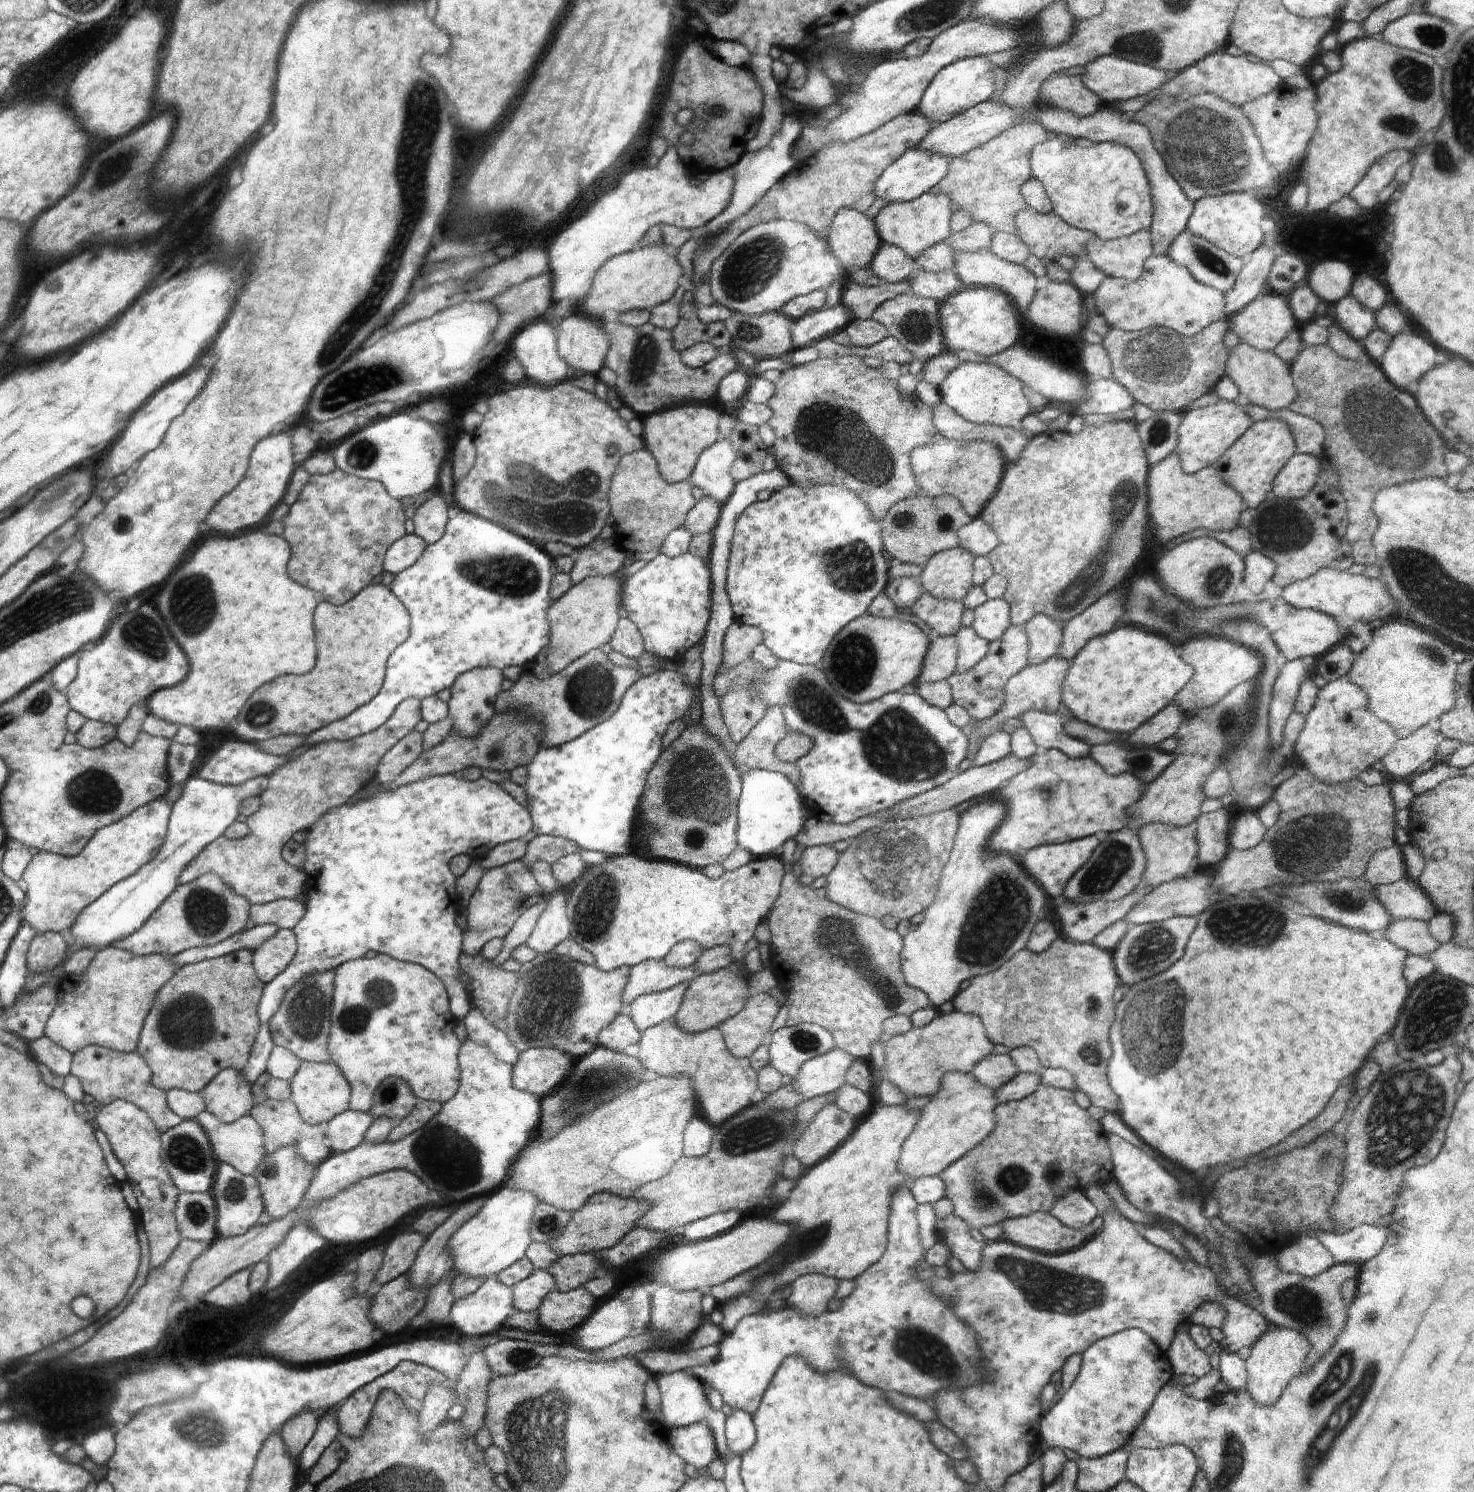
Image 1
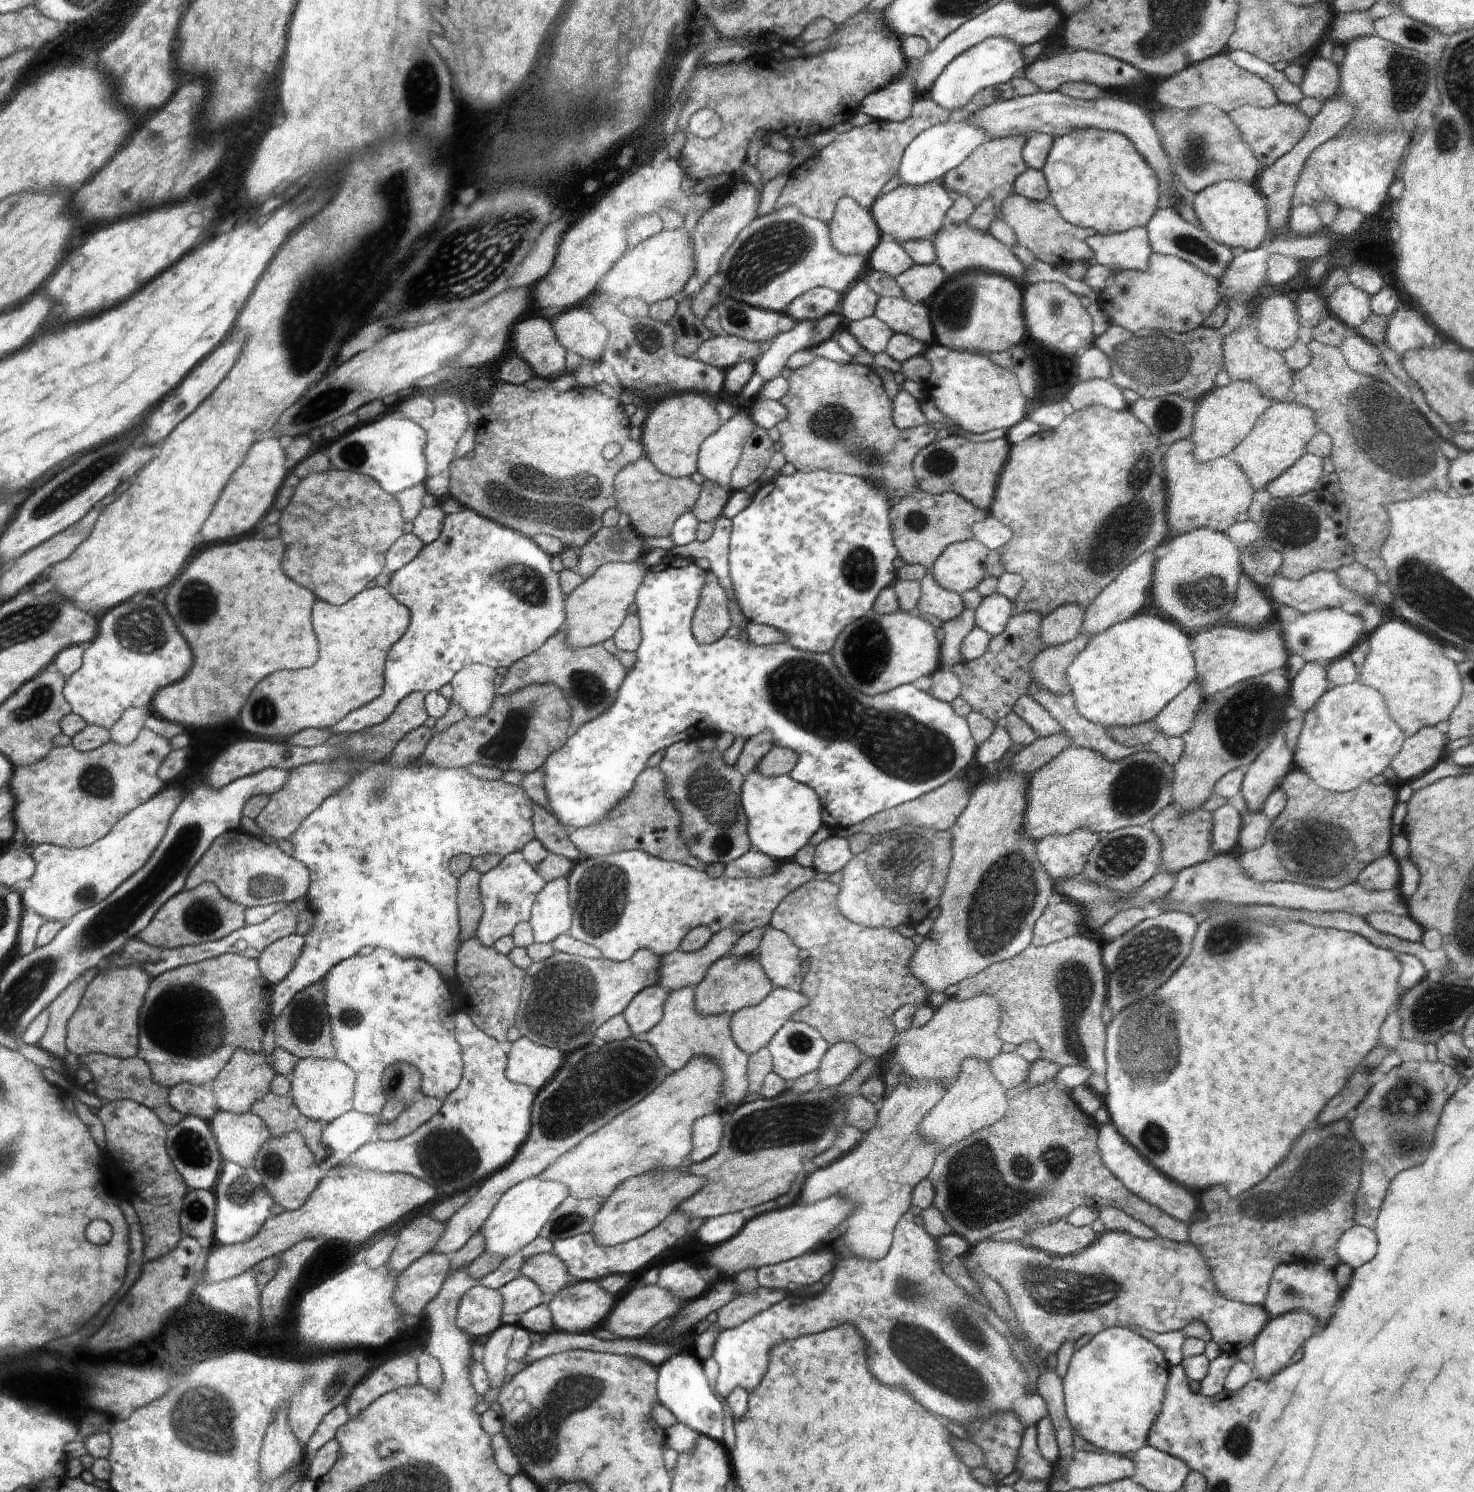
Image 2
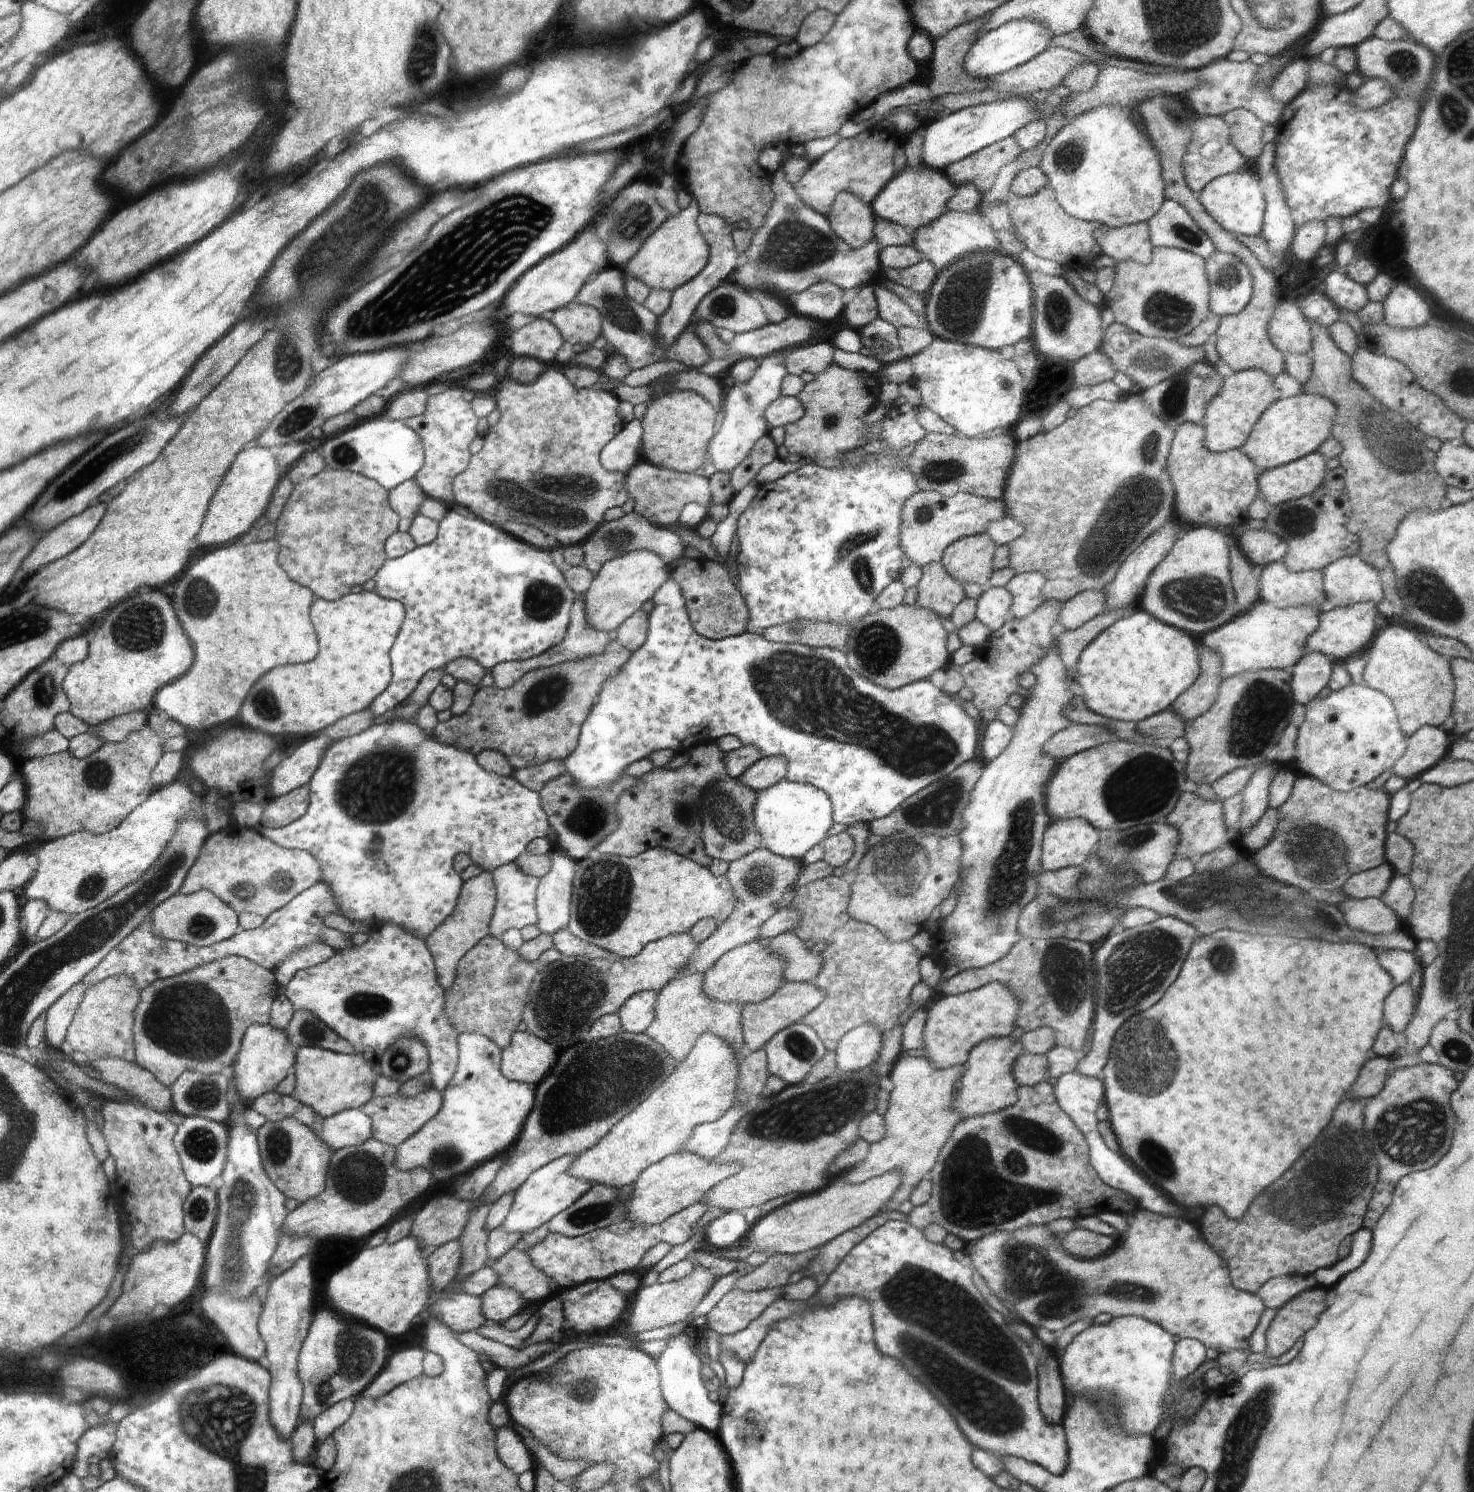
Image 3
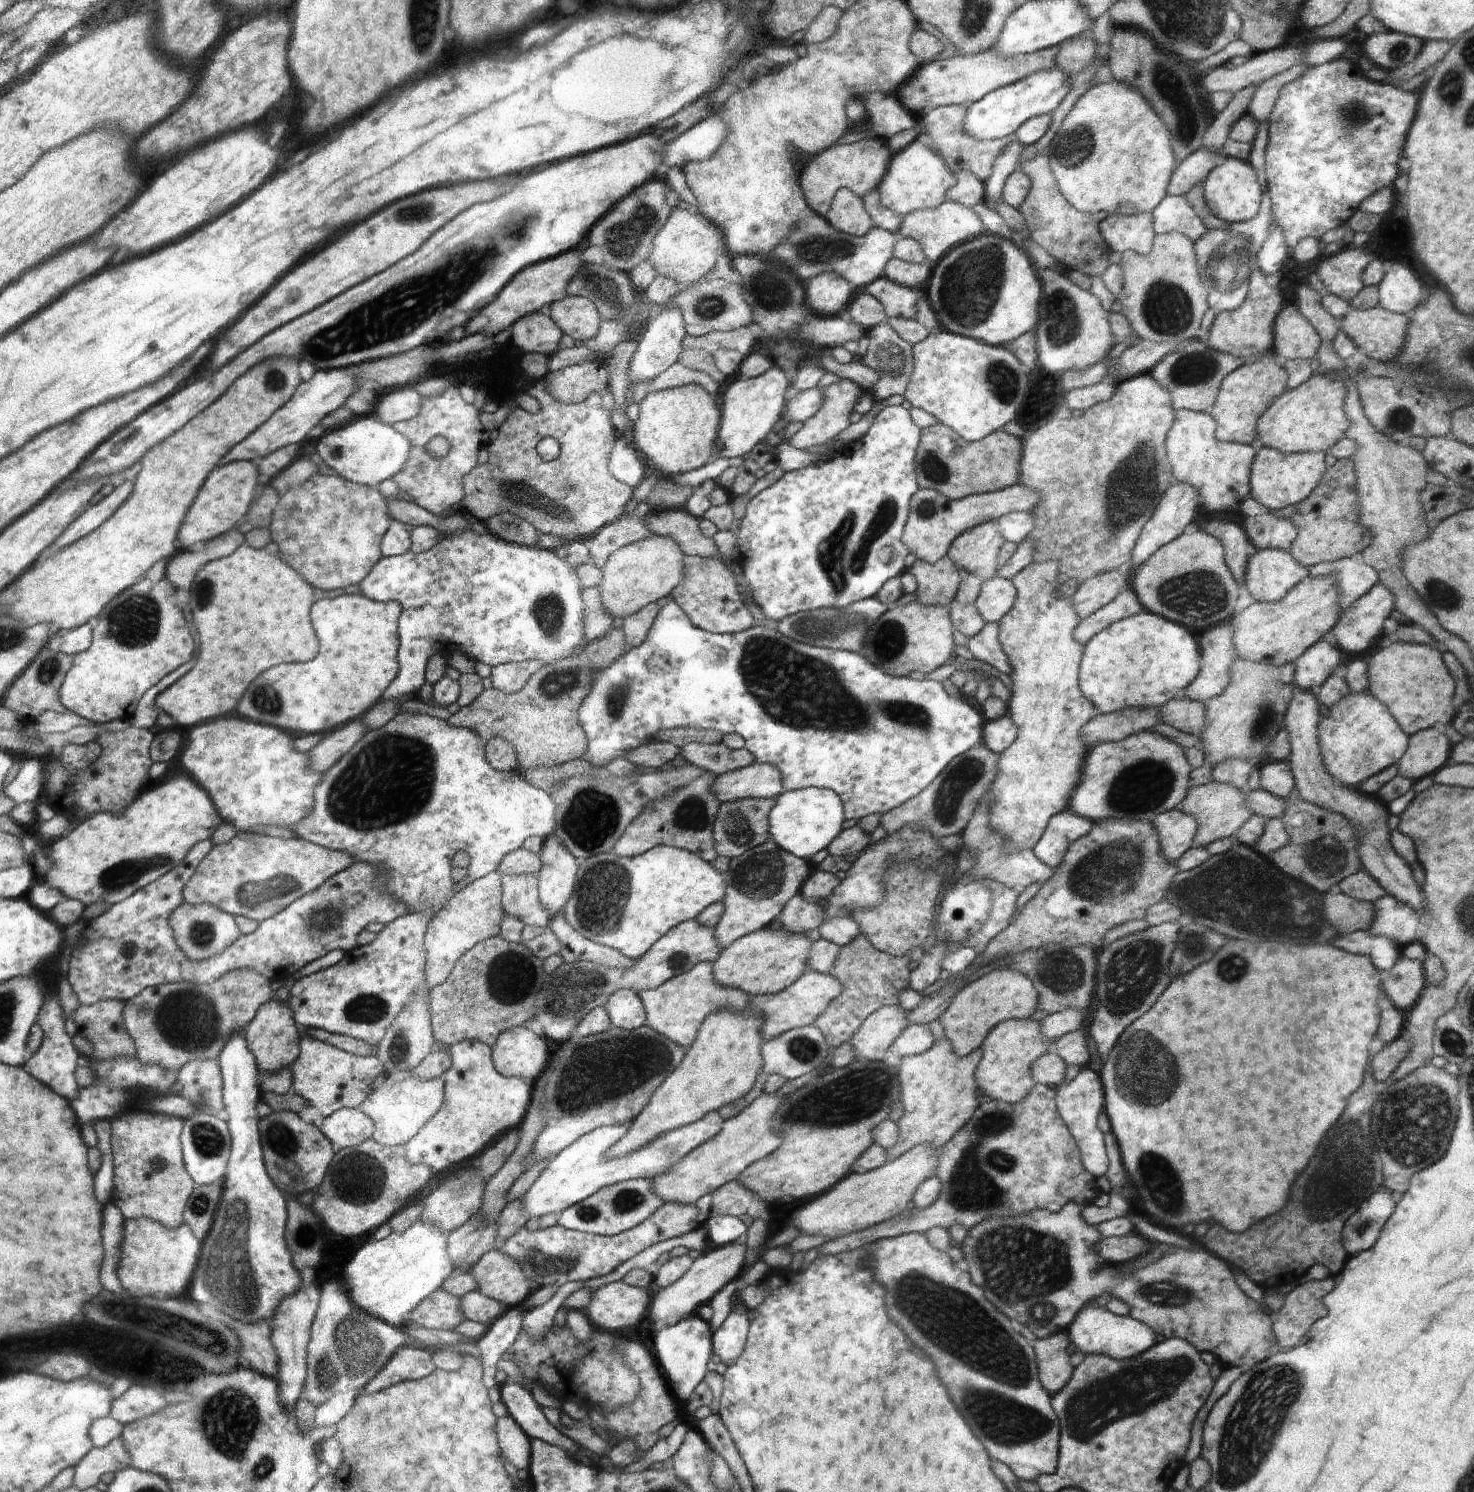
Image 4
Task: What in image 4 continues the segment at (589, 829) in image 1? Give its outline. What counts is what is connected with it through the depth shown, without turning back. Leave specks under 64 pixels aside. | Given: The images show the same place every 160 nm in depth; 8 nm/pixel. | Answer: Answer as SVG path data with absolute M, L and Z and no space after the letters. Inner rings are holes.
M671 598L670 602L660 608L649 630L646 640L640 646L628 648L627 651L614 663L595 672L594 683L579 711L579 723L587 735L587 751L580 759L587 760L589 765L603 767L610 759L623 757L634 747L638 747L654 735L666 730L679 730L680 727L695 729L712 729L725 734L738 734L745 740L744 748L755 756L756 763L776 765L782 774L784 790L797 791L808 787L830 789L843 797L846 815L849 819L860 820L867 814L884 814L899 807L902 803L919 795L924 788L930 786L948 766L952 759L958 758L966 751L970 751L974 744L982 740L982 716L980 712L956 700L938 681L923 679L915 680L908 675L898 676L884 672L860 653L852 651L830 650L818 646L792 640L783 633L775 630L774 626L764 623L761 626L752 626L739 633L718 634L711 633L697 626Z

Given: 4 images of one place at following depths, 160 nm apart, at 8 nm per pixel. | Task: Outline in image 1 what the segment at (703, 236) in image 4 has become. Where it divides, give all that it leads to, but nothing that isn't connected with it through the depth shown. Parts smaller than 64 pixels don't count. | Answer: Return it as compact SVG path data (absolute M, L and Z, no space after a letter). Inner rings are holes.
M664 245L636 248L608 259L596 272L596 280L592 280L592 292L588 291L586 300L582 302L582 316L596 316L614 310L620 315L628 311L651 310L660 303L672 301L678 290L678 278L684 274L683 265L676 258L675 251Z

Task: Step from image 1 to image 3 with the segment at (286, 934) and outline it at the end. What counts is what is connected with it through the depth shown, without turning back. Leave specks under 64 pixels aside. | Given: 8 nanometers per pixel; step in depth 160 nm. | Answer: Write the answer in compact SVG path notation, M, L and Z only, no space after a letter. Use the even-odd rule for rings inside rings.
M320 942L293 952L279 967L273 970L278 985L287 986L299 971L326 962L335 955L335 951L330 945Z

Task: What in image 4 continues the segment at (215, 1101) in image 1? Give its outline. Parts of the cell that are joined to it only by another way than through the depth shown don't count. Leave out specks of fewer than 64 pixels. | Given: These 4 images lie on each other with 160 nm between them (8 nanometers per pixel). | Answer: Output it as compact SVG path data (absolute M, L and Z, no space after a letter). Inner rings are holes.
M272 998L260 1008L244 1032L247 1044L254 1052L255 1059L259 1061L260 1072L264 1075L290 1068L302 1052L302 1035L303 1031L298 1027L294 1011L287 1003L278 1001L276 998Z

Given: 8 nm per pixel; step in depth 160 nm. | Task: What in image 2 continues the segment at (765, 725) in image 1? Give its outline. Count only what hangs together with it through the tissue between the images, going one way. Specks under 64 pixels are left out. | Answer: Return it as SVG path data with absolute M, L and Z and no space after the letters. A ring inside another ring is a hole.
M764 731L746 740L736 764L733 766L746 777L750 771L754 771L760 760L766 758L774 746L774 737L770 731Z

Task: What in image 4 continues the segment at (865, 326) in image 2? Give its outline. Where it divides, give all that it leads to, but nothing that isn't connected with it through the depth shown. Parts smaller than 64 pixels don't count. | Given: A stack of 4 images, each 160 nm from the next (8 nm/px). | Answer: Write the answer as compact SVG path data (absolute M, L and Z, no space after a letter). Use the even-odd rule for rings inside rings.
M886 323L875 325L867 330L866 335L870 342L866 354L859 359L880 376L879 382L870 389L872 399L875 402L883 401L893 394L904 394L913 369L913 346L900 338Z

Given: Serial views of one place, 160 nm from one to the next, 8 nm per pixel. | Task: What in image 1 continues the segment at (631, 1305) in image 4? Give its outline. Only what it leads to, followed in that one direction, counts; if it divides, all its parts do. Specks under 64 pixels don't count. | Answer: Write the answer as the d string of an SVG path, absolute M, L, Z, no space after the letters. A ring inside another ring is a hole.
M584 1286L568 1292L555 1288L544 1297L537 1310L541 1330L560 1334L576 1328L594 1312L594 1306L594 1295Z

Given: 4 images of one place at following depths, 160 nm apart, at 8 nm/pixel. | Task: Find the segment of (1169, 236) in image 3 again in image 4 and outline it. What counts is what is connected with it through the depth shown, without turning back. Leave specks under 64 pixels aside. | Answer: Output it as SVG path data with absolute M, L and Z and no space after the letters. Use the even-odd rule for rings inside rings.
M1167 194L1151 214L1154 217L1156 235L1167 232L1179 232L1194 242L1207 229L1184 195Z

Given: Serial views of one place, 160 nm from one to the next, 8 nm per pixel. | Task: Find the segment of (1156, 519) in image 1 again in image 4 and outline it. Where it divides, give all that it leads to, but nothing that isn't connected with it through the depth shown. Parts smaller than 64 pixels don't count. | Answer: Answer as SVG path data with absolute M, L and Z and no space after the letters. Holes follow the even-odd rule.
M1178 409L1166 438L1168 460L1174 477L1180 483L1190 483L1201 496L1200 511L1210 514L1238 510L1251 486L1251 464L1257 448L1237 442L1219 441L1215 437L1215 420L1209 412Z

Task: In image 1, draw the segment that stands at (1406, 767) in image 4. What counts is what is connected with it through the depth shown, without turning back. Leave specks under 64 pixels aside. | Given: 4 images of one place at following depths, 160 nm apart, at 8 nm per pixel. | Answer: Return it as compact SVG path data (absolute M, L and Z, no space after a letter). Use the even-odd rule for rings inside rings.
M1428 724L1410 736L1399 738L1394 748L1381 760L1386 767L1386 776L1412 779L1418 766L1437 756L1437 746L1442 739L1441 732L1434 731Z

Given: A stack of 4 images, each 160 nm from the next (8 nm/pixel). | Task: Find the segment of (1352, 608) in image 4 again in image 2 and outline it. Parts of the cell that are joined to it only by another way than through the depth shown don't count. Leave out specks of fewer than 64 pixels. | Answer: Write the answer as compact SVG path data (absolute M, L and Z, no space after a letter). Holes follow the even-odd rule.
M1325 608L1298 616L1294 622L1284 624L1285 641L1290 654L1299 654L1308 661L1325 665L1346 656L1356 645L1363 645L1366 632L1361 615L1348 614L1341 608Z

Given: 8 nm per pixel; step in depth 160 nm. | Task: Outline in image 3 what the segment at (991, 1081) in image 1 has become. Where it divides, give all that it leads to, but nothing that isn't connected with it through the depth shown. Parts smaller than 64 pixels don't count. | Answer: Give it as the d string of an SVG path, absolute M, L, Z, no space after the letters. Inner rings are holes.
M1022 1053L1012 1066L1014 1079L1019 1085L1034 1088L1040 1083L1052 1082L1049 1074L1049 1060L1046 1055Z

